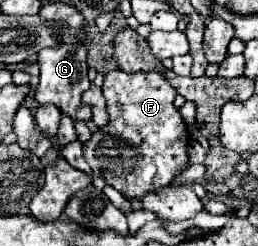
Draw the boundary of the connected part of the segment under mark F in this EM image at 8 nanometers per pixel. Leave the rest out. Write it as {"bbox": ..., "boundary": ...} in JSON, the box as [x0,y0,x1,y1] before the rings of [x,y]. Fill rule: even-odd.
{"bbox":[83,70,189,200],"boundary":[[[111,70],[105,74],[103,96],[107,100],[109,124],[91,134],[87,142],[83,142],[83,156],[91,166],[91,176],[103,176],[109,186],[121,192],[127,200],[141,200],[145,194],[167,186],[183,166],[189,164],[189,130],[183,122],[179,110],[175,108],[175,88],[169,80],[157,72],[137,72],[127,74],[121,70]]]}

